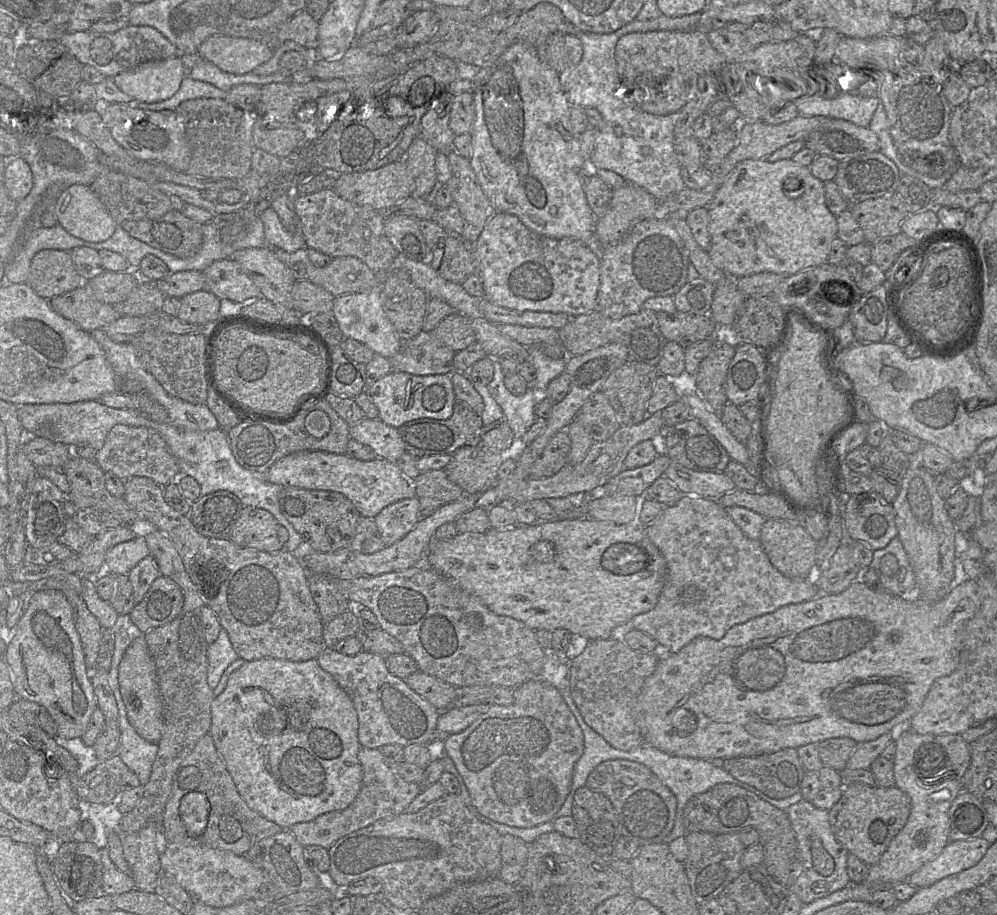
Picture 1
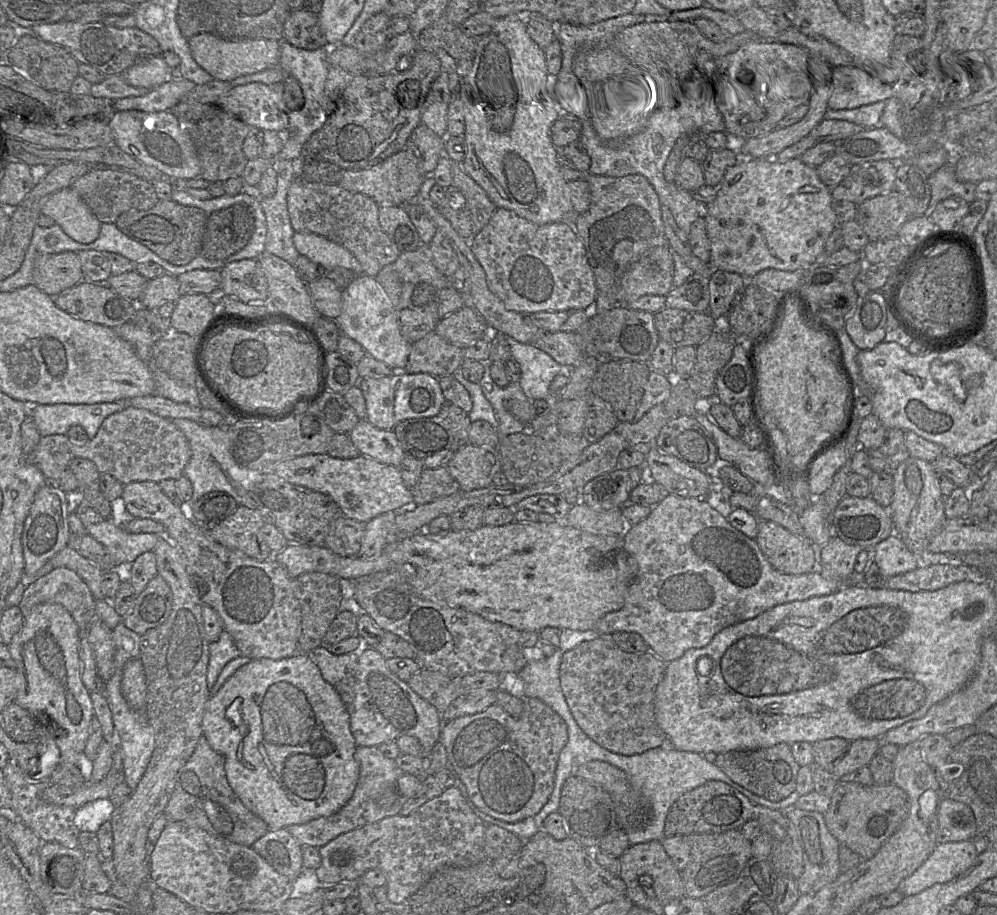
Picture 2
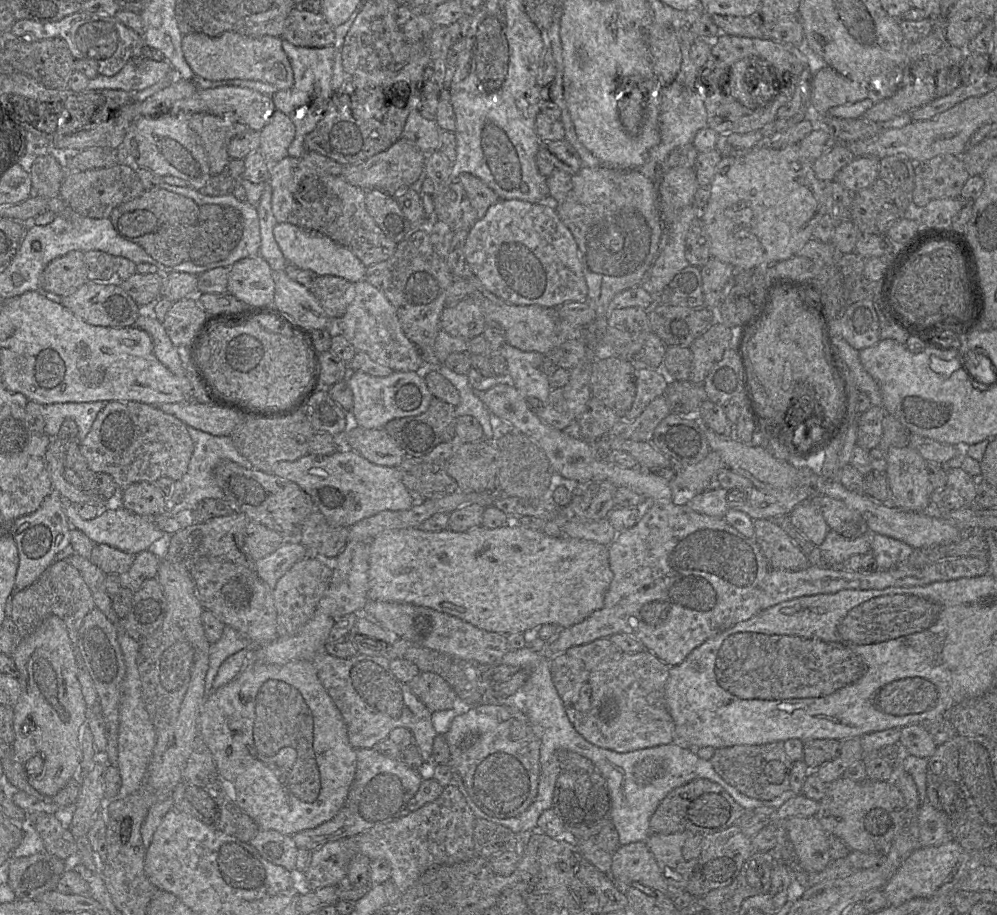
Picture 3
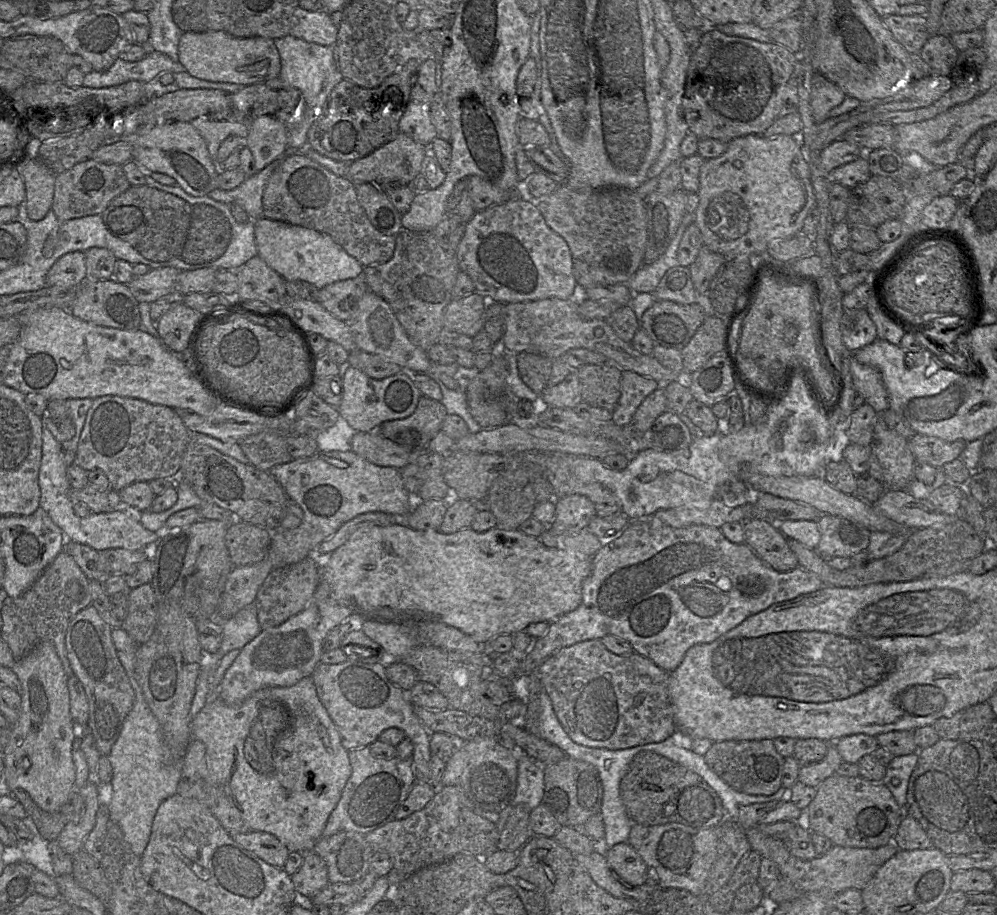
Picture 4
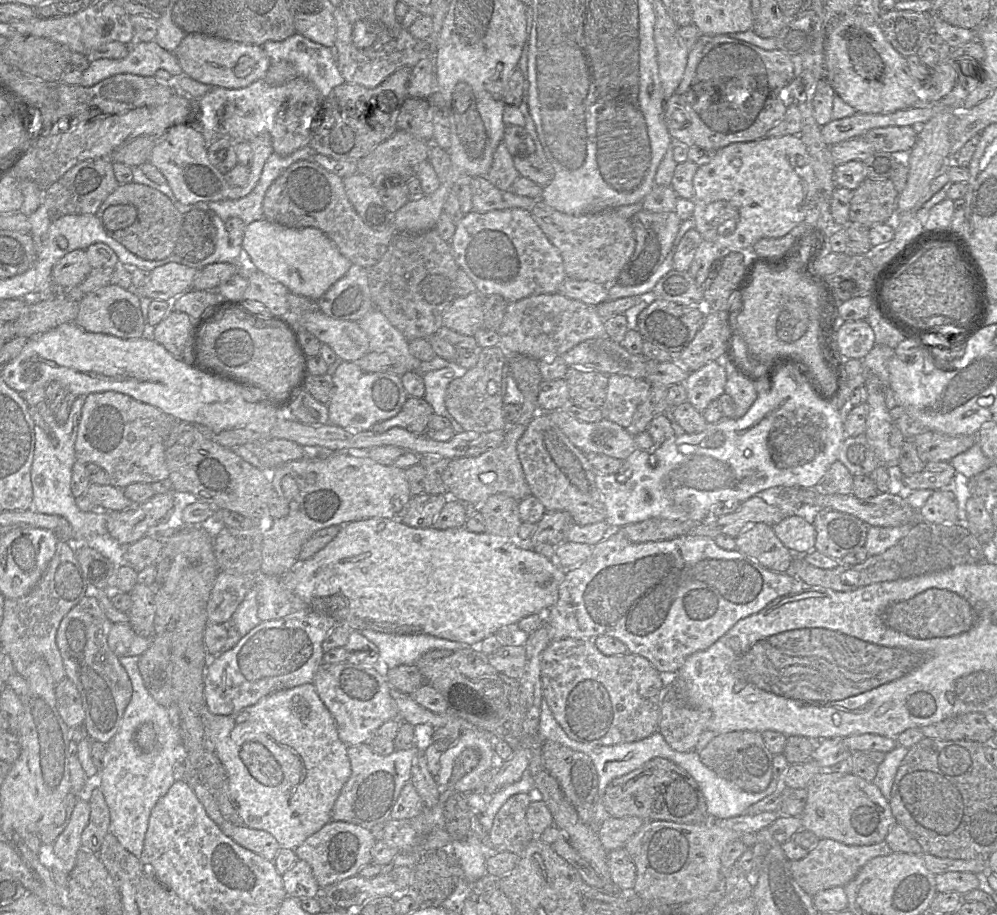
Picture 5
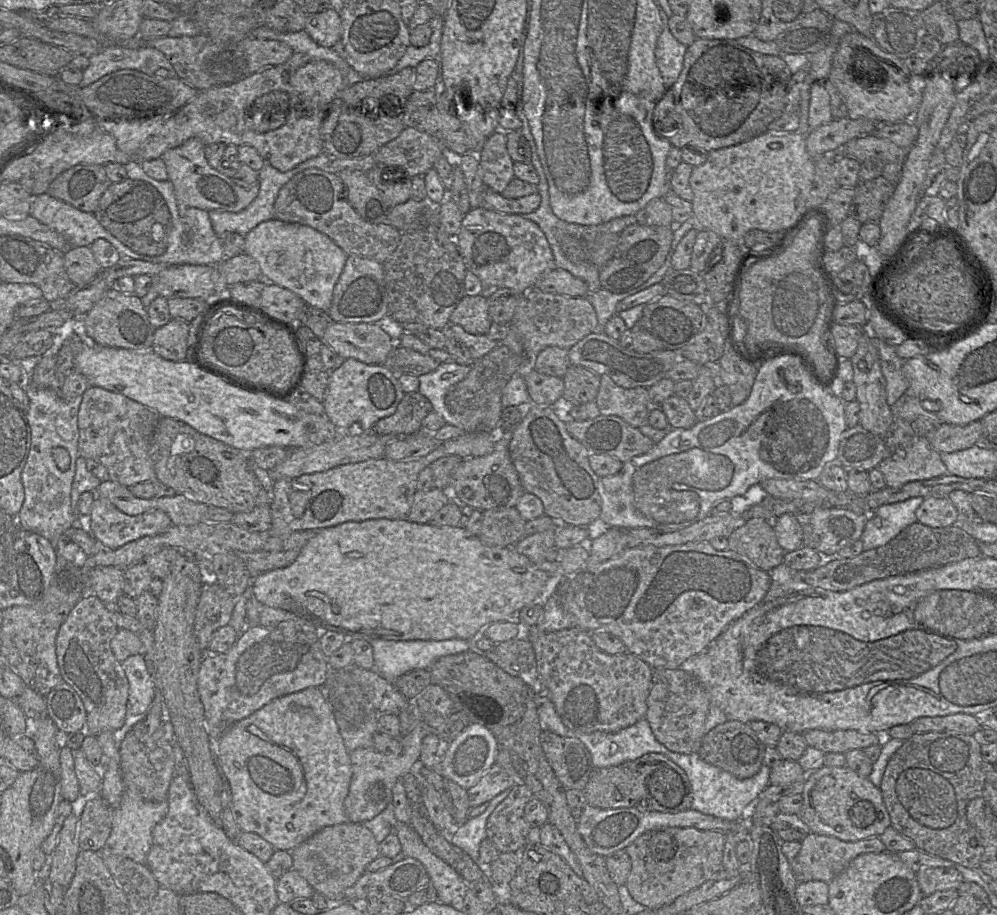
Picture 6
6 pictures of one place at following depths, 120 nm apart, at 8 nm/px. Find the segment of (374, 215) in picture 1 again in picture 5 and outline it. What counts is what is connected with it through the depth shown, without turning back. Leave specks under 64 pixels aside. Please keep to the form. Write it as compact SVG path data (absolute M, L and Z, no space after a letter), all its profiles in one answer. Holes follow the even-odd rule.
M301 160L288 167L266 191L262 209L264 219L270 222L289 228L321 230L352 264L365 269L381 260L397 234L393 225L374 230L365 224L346 195L343 179L312 160Z

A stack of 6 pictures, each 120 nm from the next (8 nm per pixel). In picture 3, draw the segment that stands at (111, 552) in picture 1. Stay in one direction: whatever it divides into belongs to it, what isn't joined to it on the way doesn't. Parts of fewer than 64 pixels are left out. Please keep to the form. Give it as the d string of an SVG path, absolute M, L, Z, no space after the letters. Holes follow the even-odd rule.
M63 499L63 509L71 527L82 531L95 544L107 544L133 555L148 550L153 542L165 535L154 523L154 517L141 516L124 507L116 510L101 509L92 520L81 518L75 510L75 504L66 499Z

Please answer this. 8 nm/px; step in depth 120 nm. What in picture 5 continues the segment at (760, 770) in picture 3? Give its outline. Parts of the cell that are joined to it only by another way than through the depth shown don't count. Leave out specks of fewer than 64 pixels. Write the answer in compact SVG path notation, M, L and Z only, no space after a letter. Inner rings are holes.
M733 731L717 734L699 752L699 757L701 762L718 776L748 793L763 792L767 789L773 778L774 755L767 749L759 732Z

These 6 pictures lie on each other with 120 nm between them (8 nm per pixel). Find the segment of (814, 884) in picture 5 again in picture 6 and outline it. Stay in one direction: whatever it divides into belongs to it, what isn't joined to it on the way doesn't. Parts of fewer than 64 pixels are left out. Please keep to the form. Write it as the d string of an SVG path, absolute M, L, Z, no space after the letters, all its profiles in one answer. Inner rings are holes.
M809 833L801 843L802 847L799 854L790 861L792 872L799 883L809 881L830 883L841 874L856 857L867 853L878 854L887 851L879 837L845 842L834 837Z

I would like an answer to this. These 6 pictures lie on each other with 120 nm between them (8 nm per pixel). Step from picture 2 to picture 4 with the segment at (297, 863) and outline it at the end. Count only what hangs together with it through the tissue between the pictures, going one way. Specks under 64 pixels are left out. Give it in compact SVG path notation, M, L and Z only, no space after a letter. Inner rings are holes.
M264 831L230 834L244 849L254 853L270 865L283 868L290 850L276 836Z

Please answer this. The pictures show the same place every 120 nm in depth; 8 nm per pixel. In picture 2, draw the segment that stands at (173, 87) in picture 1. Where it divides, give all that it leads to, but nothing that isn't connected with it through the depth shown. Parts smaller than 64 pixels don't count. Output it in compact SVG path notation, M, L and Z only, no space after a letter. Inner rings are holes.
M161 55L139 59L122 74L135 87L152 90L171 79L172 69Z

